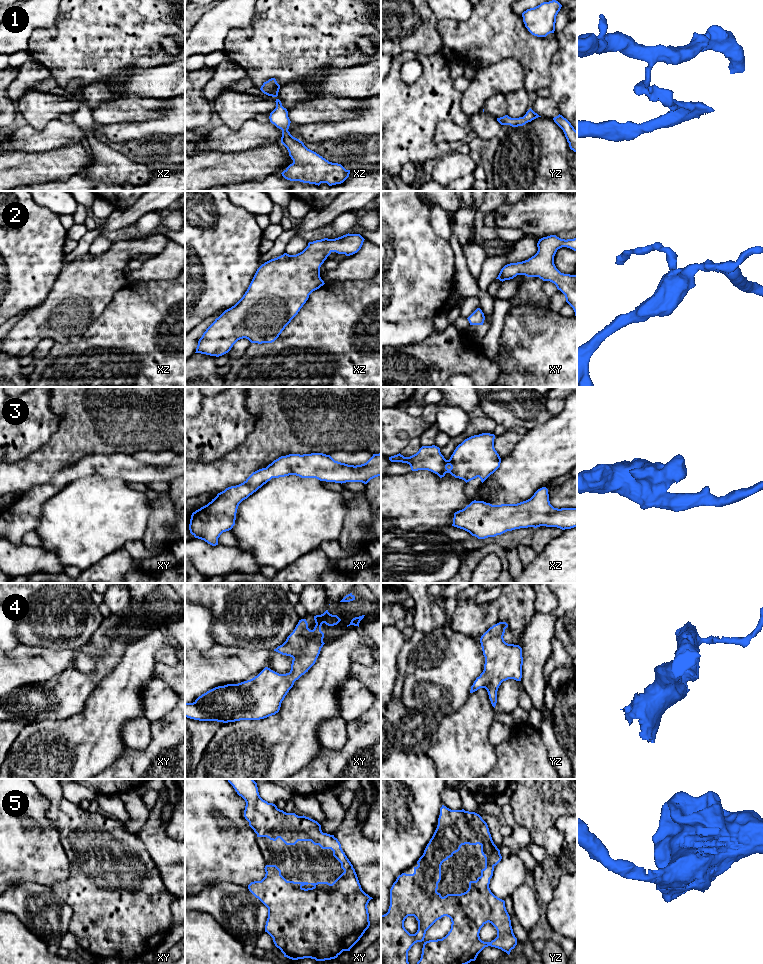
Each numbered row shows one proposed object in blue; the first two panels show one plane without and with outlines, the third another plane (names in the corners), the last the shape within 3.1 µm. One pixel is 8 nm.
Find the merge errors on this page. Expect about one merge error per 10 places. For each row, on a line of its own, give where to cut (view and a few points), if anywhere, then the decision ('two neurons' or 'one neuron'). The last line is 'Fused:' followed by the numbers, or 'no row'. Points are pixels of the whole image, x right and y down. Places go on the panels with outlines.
1: no cut | one neuron
2: no cut | one neuron
3: no cut | one neuron
4: no cut | one neuron
5: no cut | one neuron
Fused: no row

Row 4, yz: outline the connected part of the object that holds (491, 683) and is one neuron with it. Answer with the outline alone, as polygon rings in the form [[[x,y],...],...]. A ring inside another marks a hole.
[[[499,622],[490,627],[480,638],[485,657],[484,670],[471,686],[470,693],[480,688],[488,692],[492,706],[497,703],[497,691],[503,681],[522,678],[522,648],[504,641],[506,622]]]

